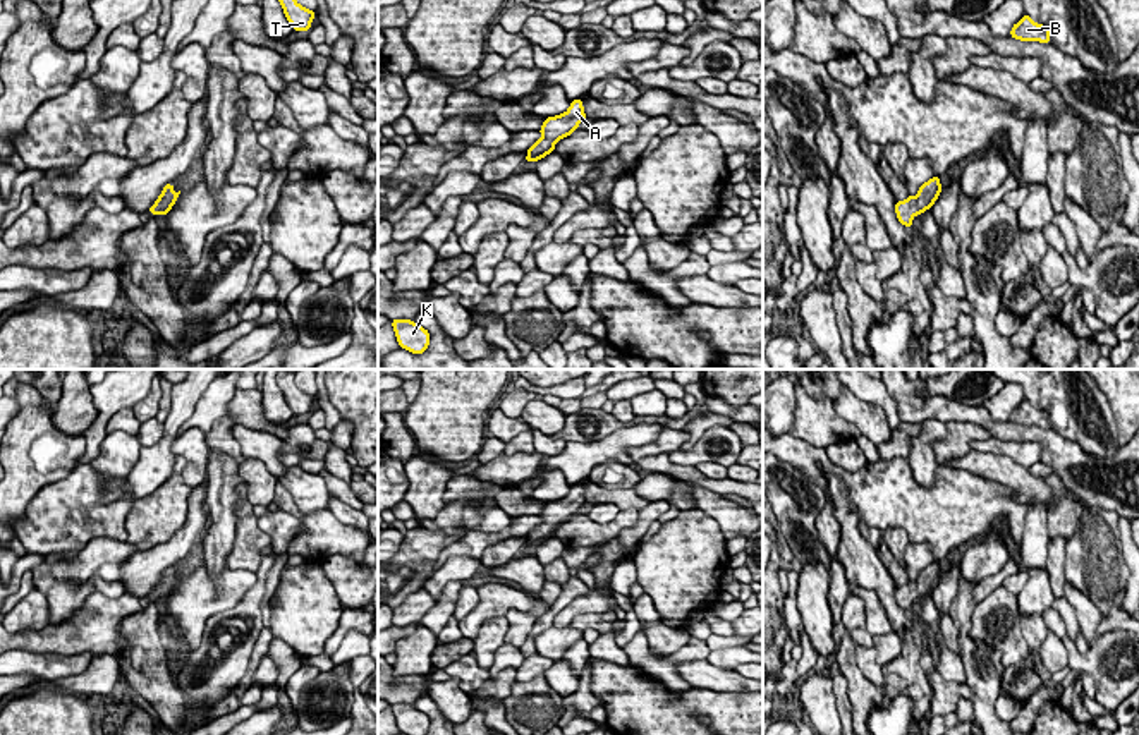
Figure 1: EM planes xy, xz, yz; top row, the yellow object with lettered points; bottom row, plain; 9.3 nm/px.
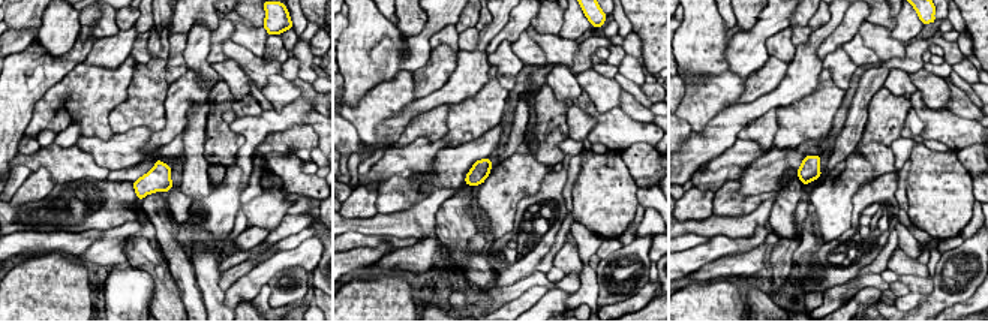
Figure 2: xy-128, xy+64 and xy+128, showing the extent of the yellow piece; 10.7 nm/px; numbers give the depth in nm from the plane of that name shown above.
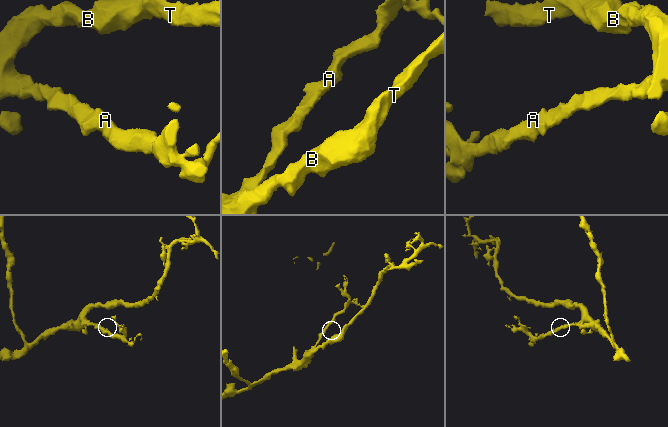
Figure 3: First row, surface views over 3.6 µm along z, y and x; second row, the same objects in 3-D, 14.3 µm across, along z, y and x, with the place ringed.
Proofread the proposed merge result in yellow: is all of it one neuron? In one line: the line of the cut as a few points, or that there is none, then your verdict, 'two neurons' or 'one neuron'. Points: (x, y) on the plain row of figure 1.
no cut | one neuron

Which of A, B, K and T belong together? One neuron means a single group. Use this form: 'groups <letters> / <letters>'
groups A B K T

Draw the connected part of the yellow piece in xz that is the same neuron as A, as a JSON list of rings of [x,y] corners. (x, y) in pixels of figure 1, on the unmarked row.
[[[581,483],[574,484],[565,498],[545,503],[541,524],[527,534],[526,546],[538,546],[553,538],[557,525],[572,519],[584,503]]]

